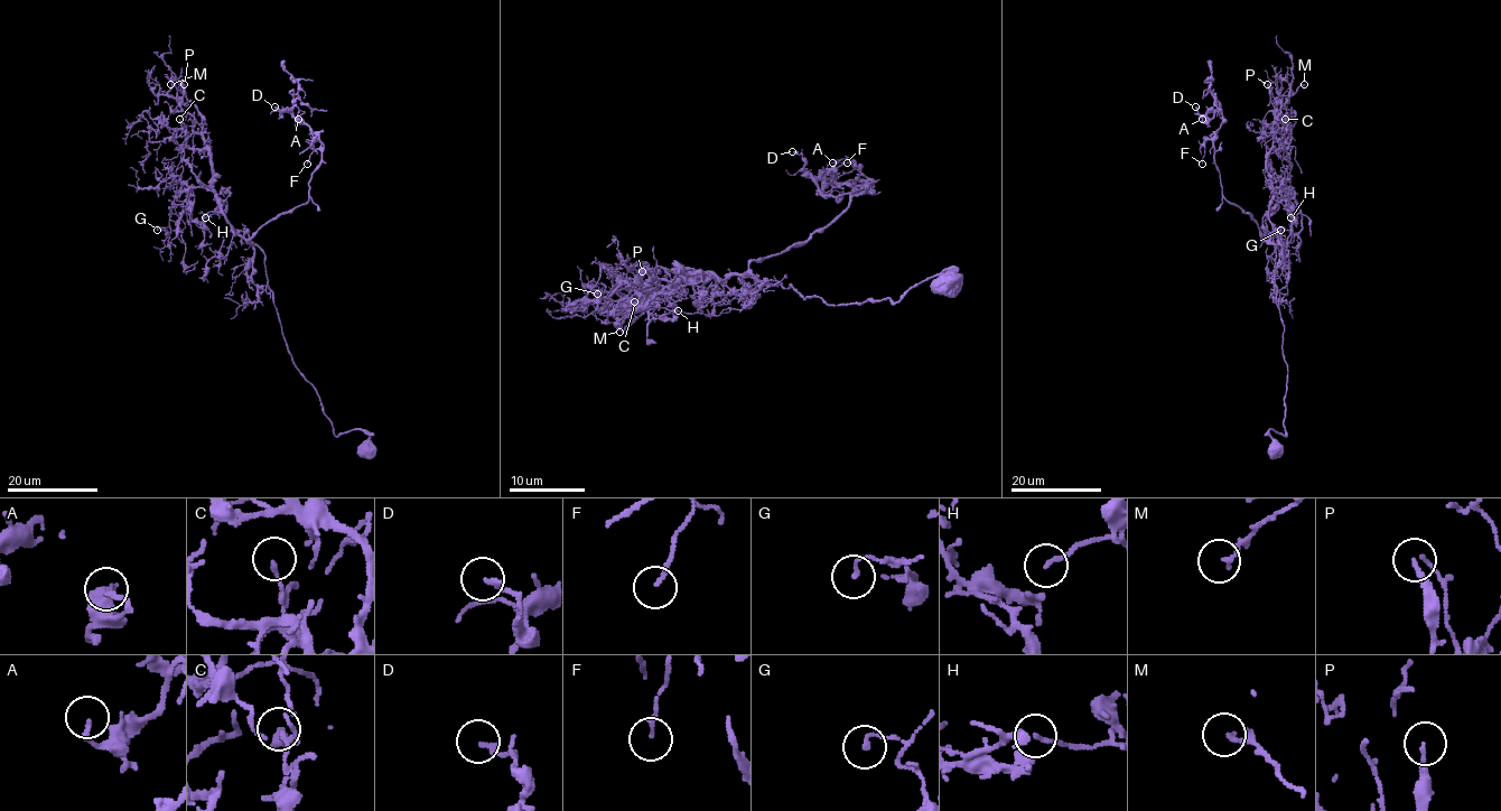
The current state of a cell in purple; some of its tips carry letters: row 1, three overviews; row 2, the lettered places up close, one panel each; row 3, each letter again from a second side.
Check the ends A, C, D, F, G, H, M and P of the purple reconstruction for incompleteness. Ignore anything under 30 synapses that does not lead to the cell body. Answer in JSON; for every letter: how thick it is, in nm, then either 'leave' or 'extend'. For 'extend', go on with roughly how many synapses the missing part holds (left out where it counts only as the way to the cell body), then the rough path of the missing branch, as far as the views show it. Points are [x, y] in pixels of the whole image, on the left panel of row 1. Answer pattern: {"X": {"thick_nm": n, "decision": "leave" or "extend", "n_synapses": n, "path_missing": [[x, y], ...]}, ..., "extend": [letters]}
{"A": {"thick_nm": 170, "decision": "leave"}, "C": {"thick_nm": 100, "decision": "leave"}, "D": {"thick_nm": 190, "decision": "leave"}, "F": {"thick_nm": 160, "decision": "leave"}, "G": {"thick_nm": 140, "decision": "leave"}, "H": {"thick_nm": 100, "decision": "leave"}, "M": {"thick_nm": 160, "decision": "leave"}, "P": {"thick_nm": 170, "decision": "leave"}, "extend": []}

